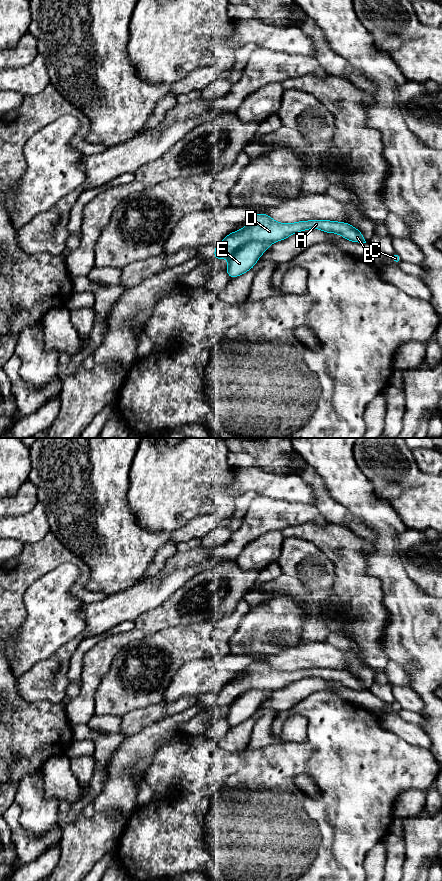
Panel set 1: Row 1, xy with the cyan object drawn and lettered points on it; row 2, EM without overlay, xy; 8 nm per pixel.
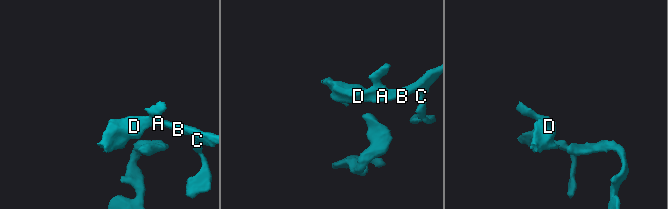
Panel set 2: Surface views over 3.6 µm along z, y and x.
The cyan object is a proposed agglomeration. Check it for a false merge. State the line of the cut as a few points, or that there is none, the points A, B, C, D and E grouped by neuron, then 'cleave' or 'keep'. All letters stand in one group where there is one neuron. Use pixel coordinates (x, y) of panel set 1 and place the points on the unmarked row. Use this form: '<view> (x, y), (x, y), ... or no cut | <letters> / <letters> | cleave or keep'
xy (271, 690), (248, 689), (228, 706) | A B C D / E | cleave

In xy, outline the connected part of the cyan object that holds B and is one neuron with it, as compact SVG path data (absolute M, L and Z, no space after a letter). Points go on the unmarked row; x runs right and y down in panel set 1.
M265 661L254 662L248 672L238 679L228 682L217 694L213 705L229 706L236 698L251 689L274 691L308 677L320 677L326 681L339 682L357 691L366 691L362 681L345 670L330 668L308 668L295 671L279 671Z

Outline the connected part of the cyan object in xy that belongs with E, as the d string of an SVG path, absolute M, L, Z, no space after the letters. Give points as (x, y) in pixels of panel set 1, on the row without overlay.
M251 689L236 698L229 706L226 720L230 726L238 725L254 715L272 691Z

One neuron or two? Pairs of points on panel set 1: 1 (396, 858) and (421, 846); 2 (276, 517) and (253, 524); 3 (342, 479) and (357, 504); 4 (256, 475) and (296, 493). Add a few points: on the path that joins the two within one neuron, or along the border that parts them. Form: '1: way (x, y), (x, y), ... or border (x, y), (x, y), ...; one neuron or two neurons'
1: border (402, 836), (405, 842), (403, 870); two neurons
2: way (270, 517), (261, 517), (259, 519); one neuron
3: way (348, 485), (357, 494), (357, 498); one neuron
4: way (266, 484), (286, 487); one neuron

